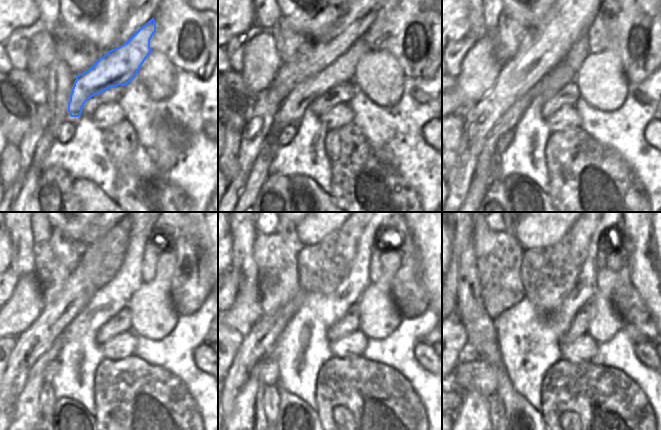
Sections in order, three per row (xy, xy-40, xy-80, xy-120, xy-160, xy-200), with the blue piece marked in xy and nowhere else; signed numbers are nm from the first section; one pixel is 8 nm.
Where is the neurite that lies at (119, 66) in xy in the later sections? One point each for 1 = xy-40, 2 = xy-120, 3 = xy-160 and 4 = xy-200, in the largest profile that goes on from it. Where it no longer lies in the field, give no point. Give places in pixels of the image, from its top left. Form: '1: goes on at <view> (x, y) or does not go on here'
1: goes on at xy-40 (342, 70)
2: goes on at xy-120 (28, 414)
3: goes on at xy-160 (248, 415)
4: goes on at xy-200 (472, 415)

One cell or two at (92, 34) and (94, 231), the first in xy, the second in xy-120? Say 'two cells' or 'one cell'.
two cells

